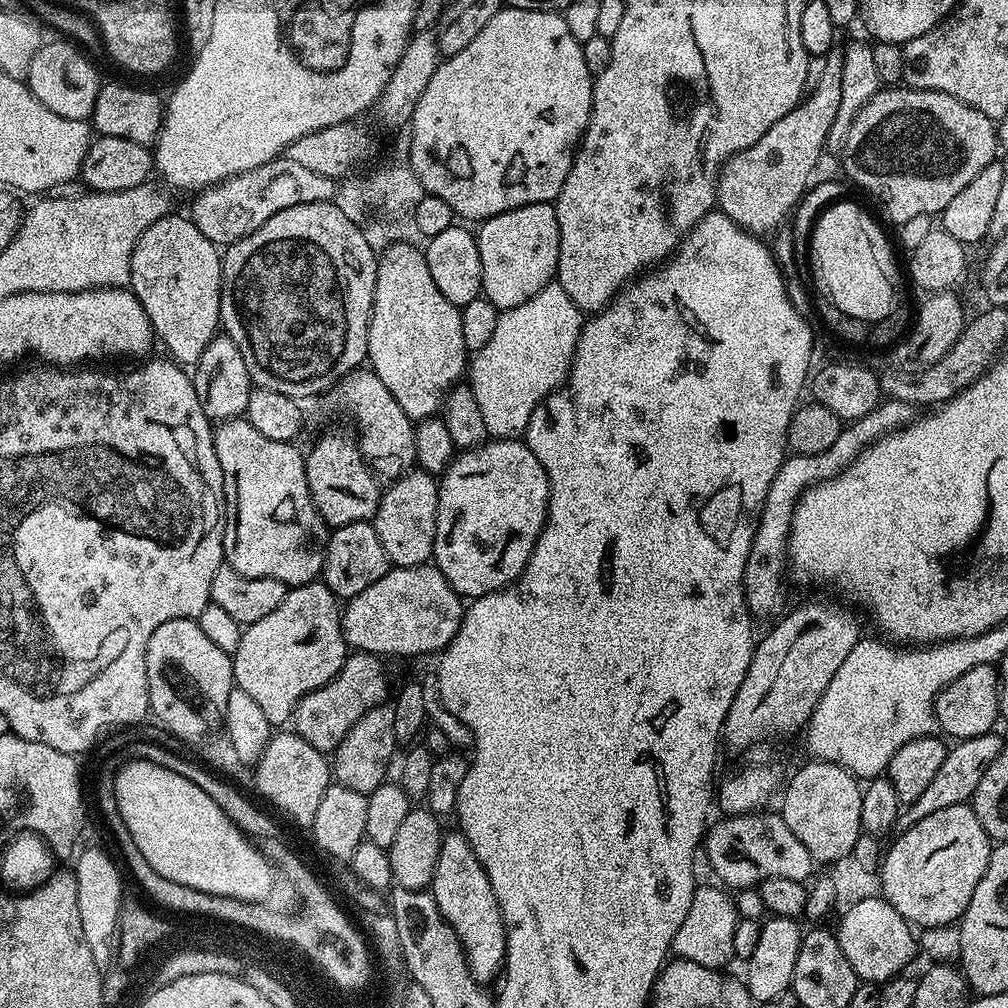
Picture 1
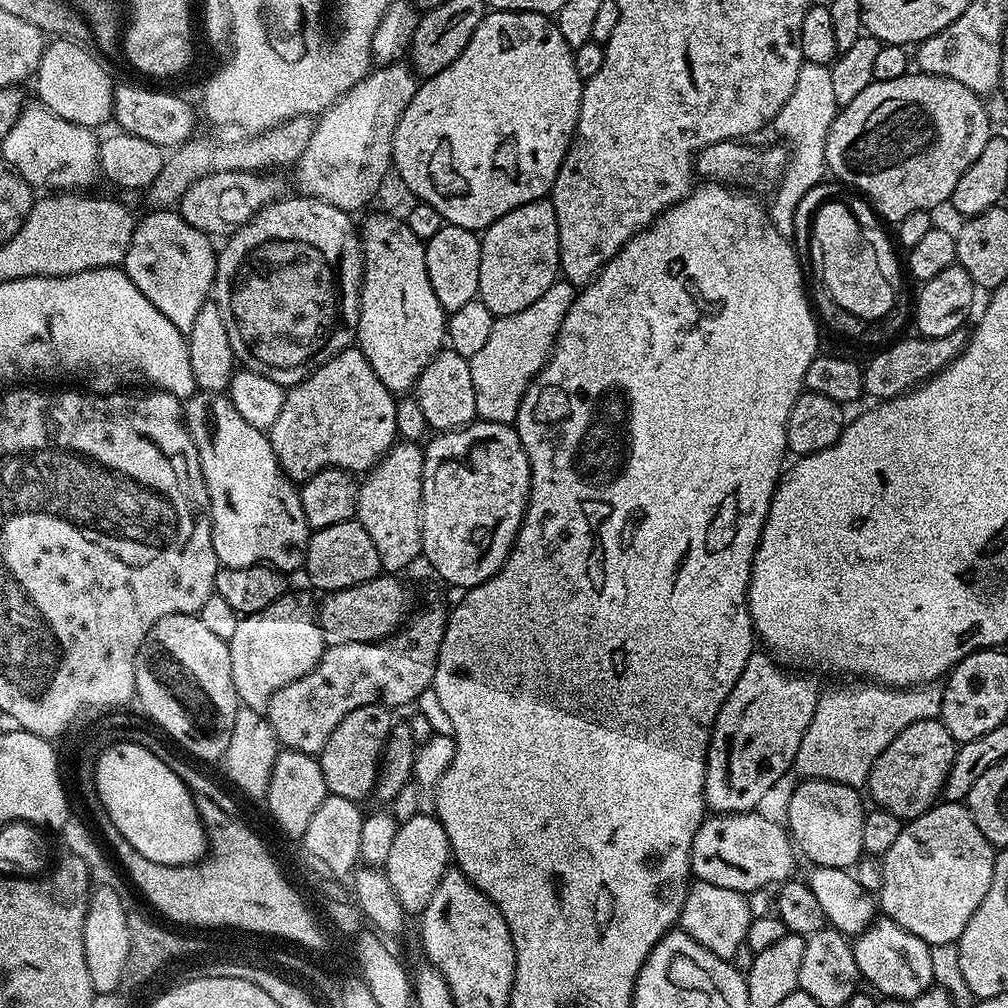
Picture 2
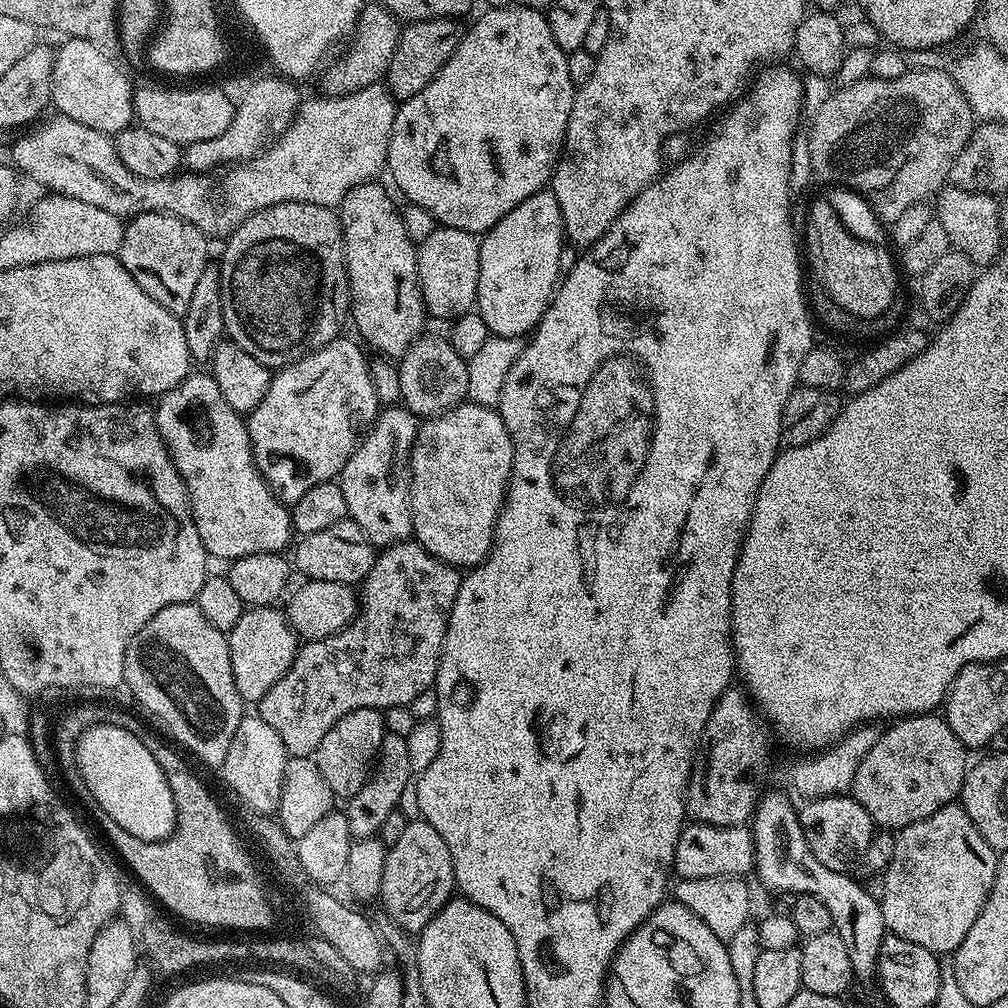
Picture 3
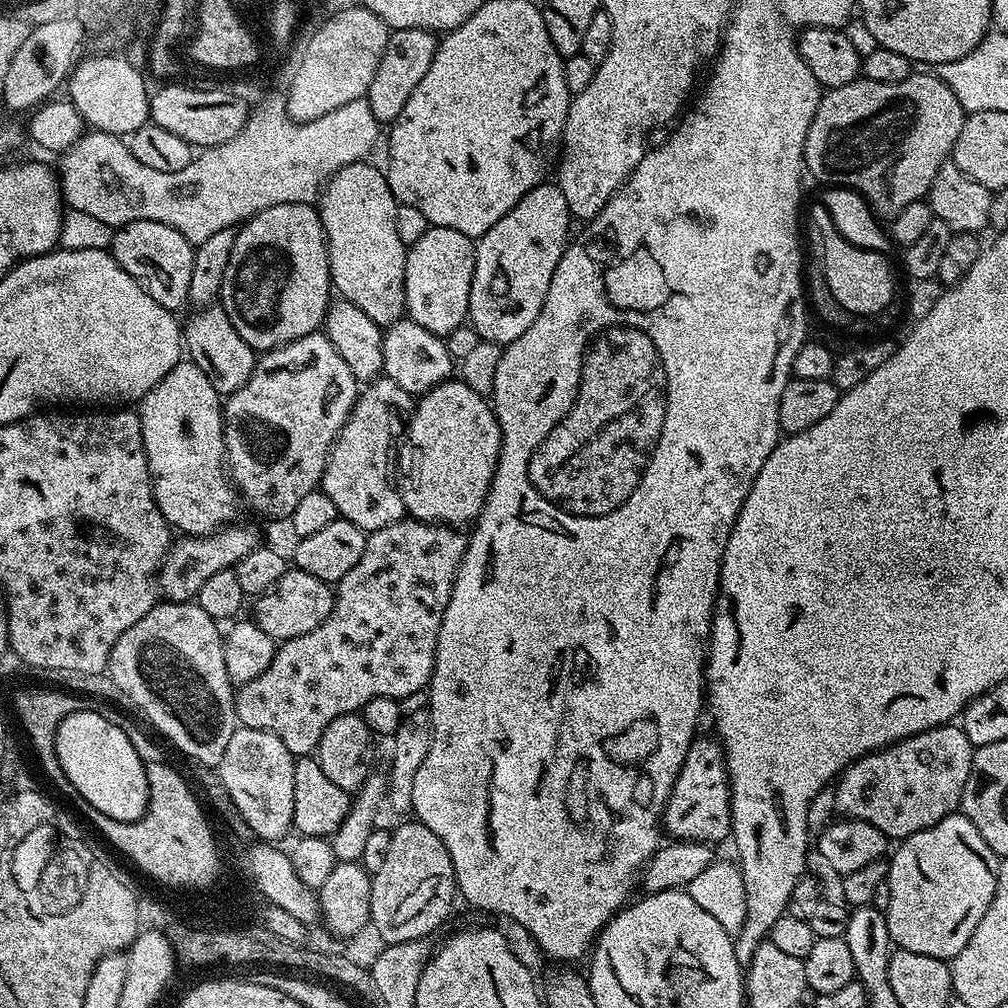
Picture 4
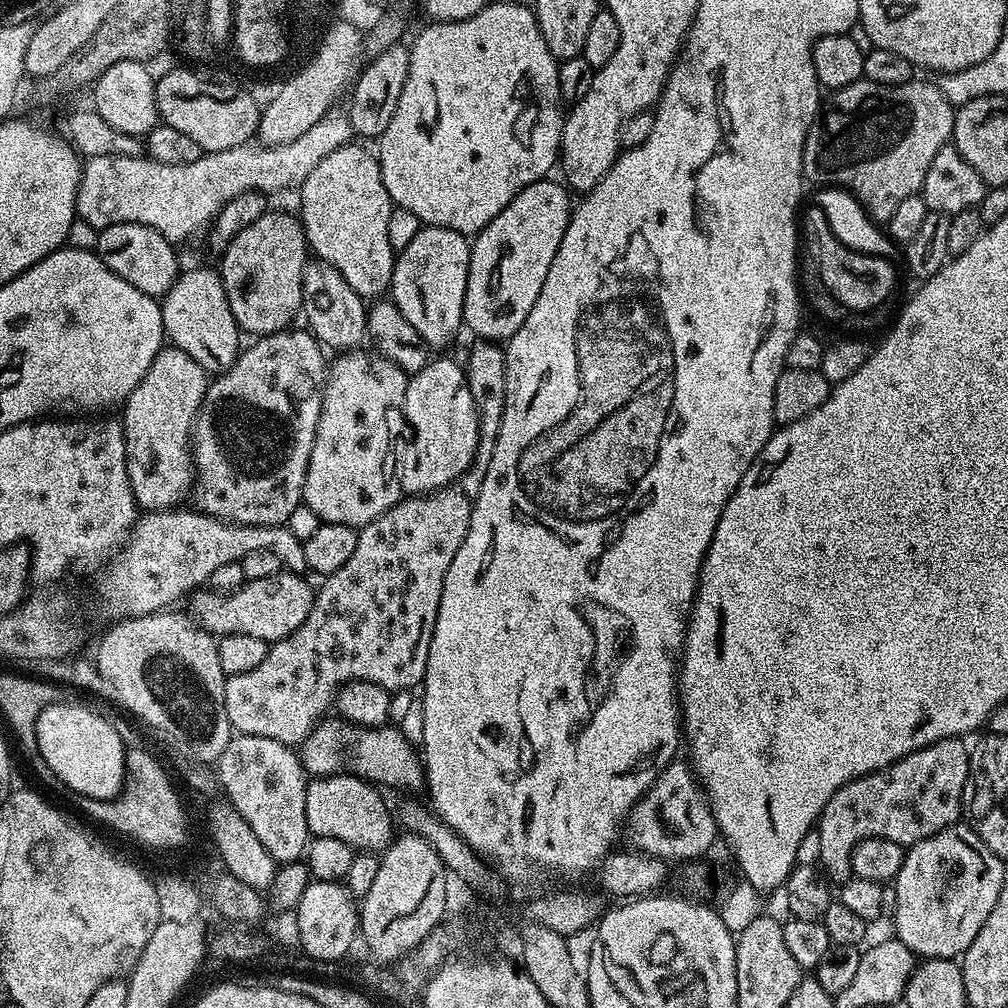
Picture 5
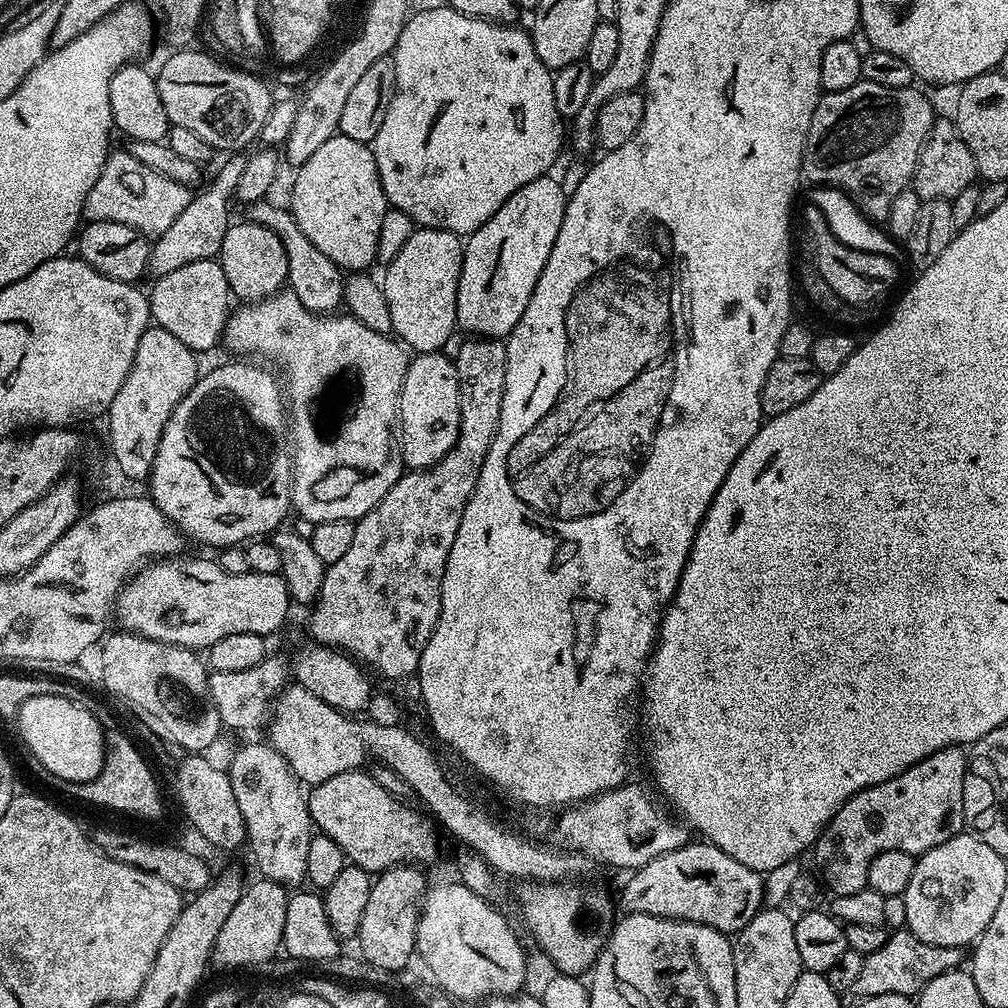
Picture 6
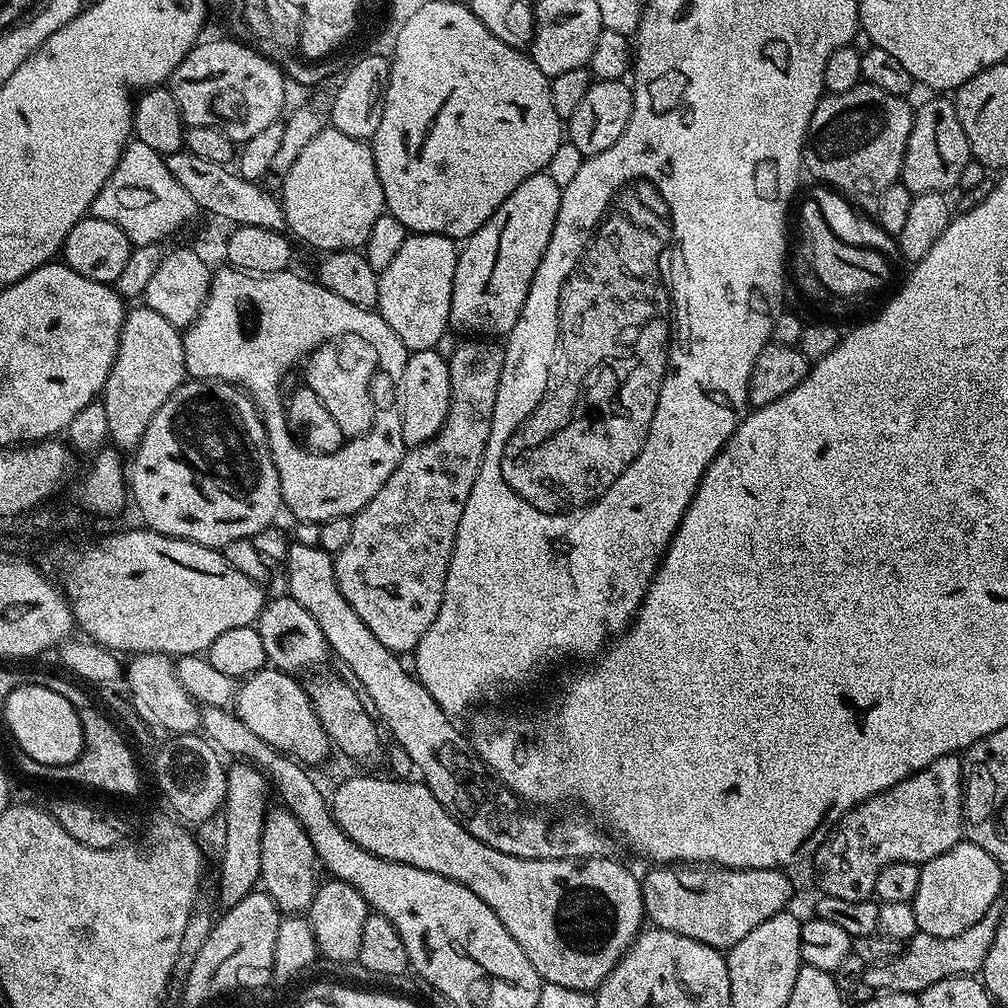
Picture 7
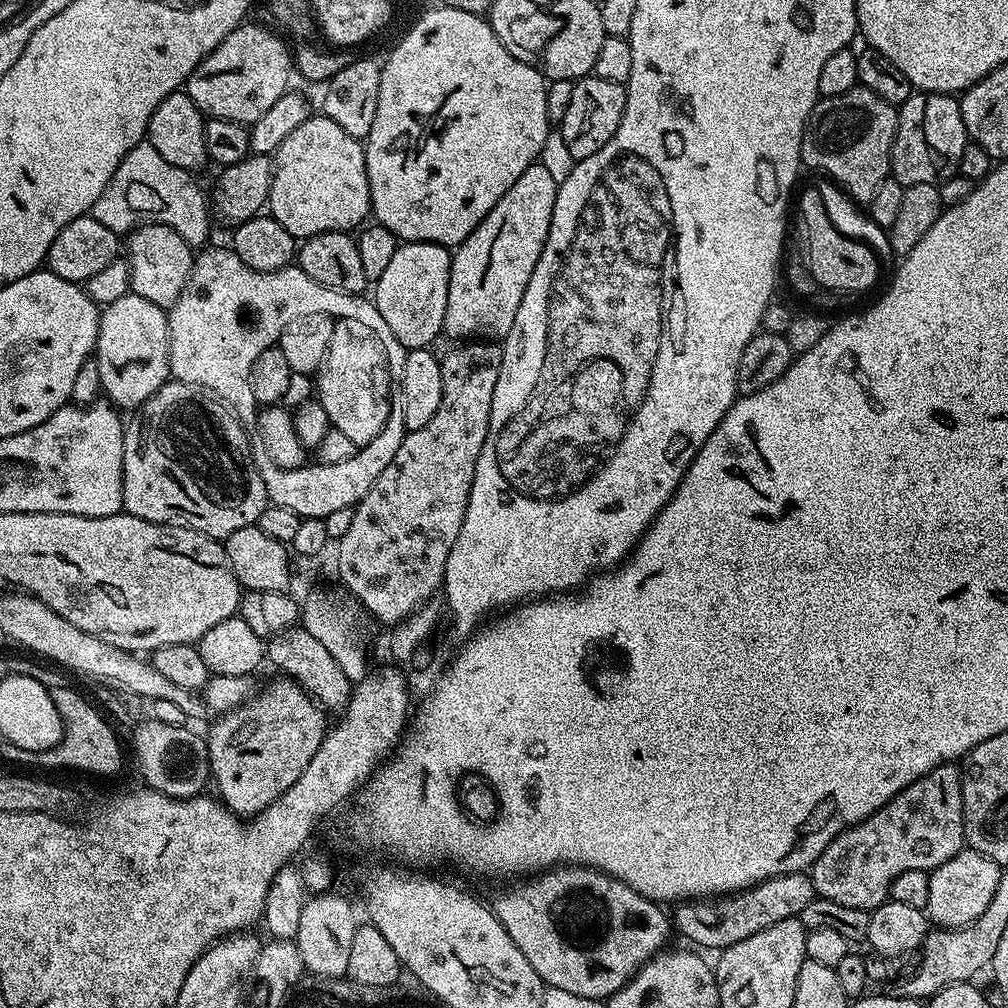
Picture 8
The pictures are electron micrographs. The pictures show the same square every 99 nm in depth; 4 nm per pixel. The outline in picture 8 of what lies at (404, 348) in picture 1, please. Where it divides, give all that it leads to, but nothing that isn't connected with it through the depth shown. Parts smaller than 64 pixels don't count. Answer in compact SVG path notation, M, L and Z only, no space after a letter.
M309 115L308 120L302 122L298 130L293 130L274 154L272 185L268 191L266 208L273 218L282 226L286 226L288 233L300 242L327 232L351 233L359 229L369 219L372 211L363 143L346 134L346 130L342 130L342 126L338 126L338 122L334 122L329 116Z

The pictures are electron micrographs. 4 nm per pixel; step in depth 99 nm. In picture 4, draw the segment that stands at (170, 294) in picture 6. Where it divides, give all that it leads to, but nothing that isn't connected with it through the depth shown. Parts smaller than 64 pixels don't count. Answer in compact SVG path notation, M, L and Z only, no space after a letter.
M209 306L191 313L193 316L183 321L182 324L182 348L187 359L197 364L210 378L214 390L221 397L226 398L234 390L238 390L252 377L252 371L256 369L257 353L234 330L234 322L226 314L226 310L219 306Z

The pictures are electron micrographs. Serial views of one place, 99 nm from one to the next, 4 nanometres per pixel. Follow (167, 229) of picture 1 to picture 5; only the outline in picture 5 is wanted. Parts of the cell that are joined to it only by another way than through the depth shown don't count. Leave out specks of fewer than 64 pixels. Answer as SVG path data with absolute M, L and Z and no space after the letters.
M122 222L97 231L94 251L107 268L118 274L118 278L126 278L130 286L138 286L142 294L163 298L182 271L172 248L175 248L173 241L158 234L158 230L138 222Z

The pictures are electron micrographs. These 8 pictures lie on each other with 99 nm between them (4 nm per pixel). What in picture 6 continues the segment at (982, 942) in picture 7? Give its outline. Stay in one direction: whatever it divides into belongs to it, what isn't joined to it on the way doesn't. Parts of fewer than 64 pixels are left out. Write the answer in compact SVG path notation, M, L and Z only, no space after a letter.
M896 930L889 935L884 946L874 953L865 955L862 971L858 973L858 982L854 982L852 992L857 997L877 996L878 994L902 994L915 997L938 974L960 968L966 956L959 948L930 946L921 940L913 940L911 932Z

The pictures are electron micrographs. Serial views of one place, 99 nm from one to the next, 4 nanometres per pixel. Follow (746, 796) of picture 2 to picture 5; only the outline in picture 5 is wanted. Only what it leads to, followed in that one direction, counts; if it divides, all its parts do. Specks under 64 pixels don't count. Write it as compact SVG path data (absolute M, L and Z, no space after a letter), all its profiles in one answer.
M677 758L671 760L669 764L660 772L655 782L650 786L650 790L645 796L641 796L640 801L632 808L631 814L626 821L626 840L633 849L644 852L647 856L656 856L659 860L673 862L696 862L718 844L718 829L716 819L712 813L712 808L708 805L707 795L692 771L692 765L687 759Z

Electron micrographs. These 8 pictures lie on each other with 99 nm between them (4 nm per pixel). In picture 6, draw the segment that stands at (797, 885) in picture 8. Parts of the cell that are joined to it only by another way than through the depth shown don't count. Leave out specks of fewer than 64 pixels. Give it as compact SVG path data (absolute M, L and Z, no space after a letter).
M689 842L678 850L670 850L666 854L658 854L646 866L635 869L632 876L618 892L618 908L624 914L650 914L661 916L667 920L685 920L702 926L710 926L725 934L741 932L749 922L765 907L765 877L750 866L742 866L738 858L730 858L726 850L707 842Z

